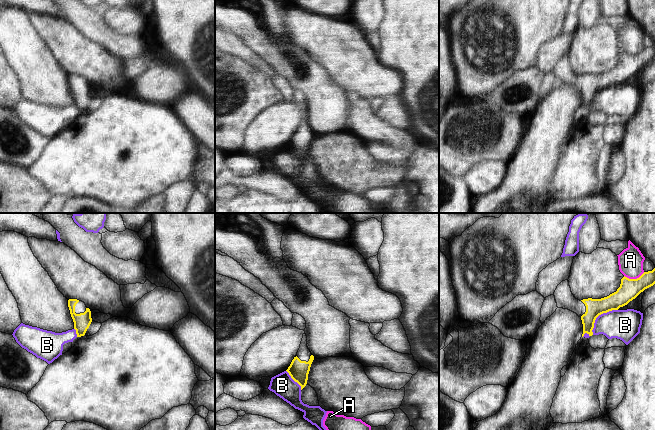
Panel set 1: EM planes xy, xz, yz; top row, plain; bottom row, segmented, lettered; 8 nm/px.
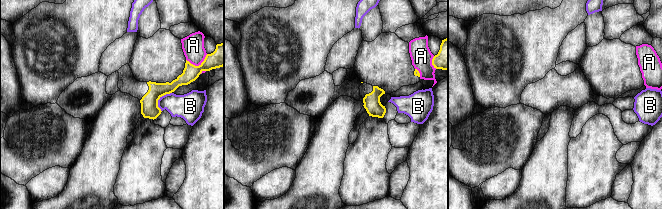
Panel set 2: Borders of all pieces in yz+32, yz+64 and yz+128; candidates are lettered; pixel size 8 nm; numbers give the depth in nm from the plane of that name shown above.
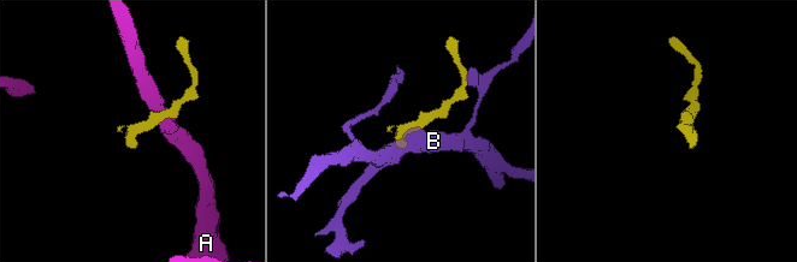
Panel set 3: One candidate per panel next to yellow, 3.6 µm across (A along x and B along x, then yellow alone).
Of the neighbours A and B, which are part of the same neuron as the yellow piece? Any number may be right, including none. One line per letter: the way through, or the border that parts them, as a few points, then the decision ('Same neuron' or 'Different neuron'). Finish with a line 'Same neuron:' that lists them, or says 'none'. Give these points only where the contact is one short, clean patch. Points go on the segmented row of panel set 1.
A: Boundary: yz (644, 272), (636, 278), (624, 276). Different neuron
B: Different neuron
Same neuron: none

